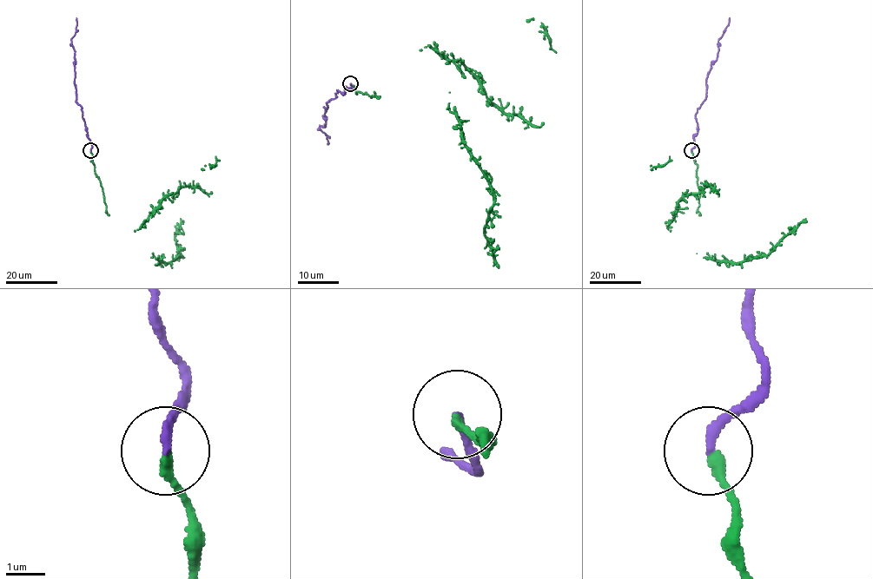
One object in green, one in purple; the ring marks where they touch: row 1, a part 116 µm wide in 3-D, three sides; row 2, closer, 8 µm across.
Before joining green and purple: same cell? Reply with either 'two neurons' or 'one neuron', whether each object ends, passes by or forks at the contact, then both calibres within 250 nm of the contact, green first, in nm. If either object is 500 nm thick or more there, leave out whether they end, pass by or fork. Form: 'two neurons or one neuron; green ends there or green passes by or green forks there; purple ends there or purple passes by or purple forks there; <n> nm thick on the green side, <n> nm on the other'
one neuron; green ends there; purple ends there; 240 nm thick on the green side, 220 nm on the other

